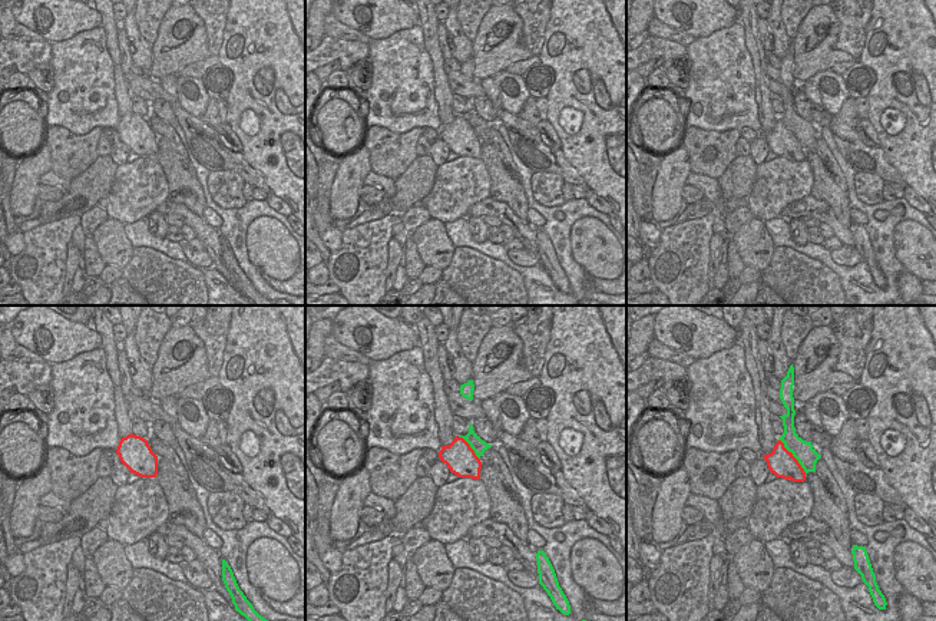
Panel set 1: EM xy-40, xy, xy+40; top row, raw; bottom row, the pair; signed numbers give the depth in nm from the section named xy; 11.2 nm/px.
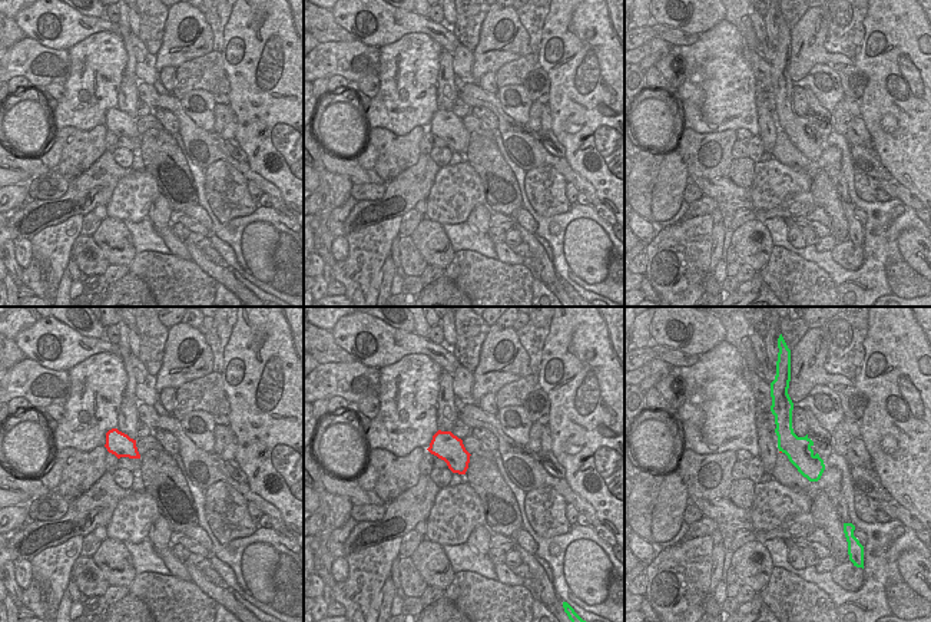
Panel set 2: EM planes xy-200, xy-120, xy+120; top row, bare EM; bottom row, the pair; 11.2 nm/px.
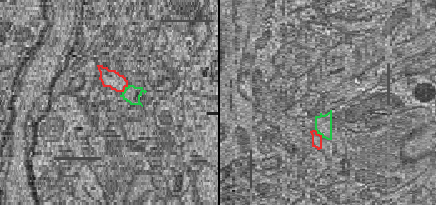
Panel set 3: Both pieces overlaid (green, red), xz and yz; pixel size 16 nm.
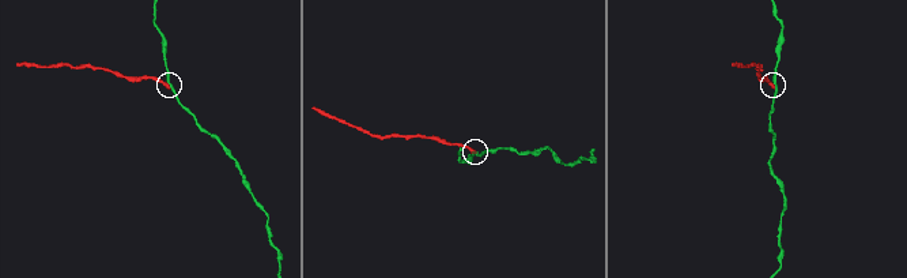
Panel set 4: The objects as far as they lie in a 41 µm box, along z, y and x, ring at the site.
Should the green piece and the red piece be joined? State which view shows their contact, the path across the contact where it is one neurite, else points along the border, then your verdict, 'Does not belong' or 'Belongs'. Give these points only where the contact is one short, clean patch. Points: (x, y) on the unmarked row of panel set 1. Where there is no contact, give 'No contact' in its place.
Touches green in xy+40. Does not belong

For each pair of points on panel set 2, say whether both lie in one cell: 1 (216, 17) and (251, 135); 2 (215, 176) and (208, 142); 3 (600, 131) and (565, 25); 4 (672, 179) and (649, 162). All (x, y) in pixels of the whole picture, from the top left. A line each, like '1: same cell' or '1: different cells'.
1: different cells
2: different cells
3: same cell
4: different cells

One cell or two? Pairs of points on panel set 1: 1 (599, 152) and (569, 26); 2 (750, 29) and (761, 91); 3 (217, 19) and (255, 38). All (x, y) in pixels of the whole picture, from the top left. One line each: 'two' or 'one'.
1: one
2: one
3: two

